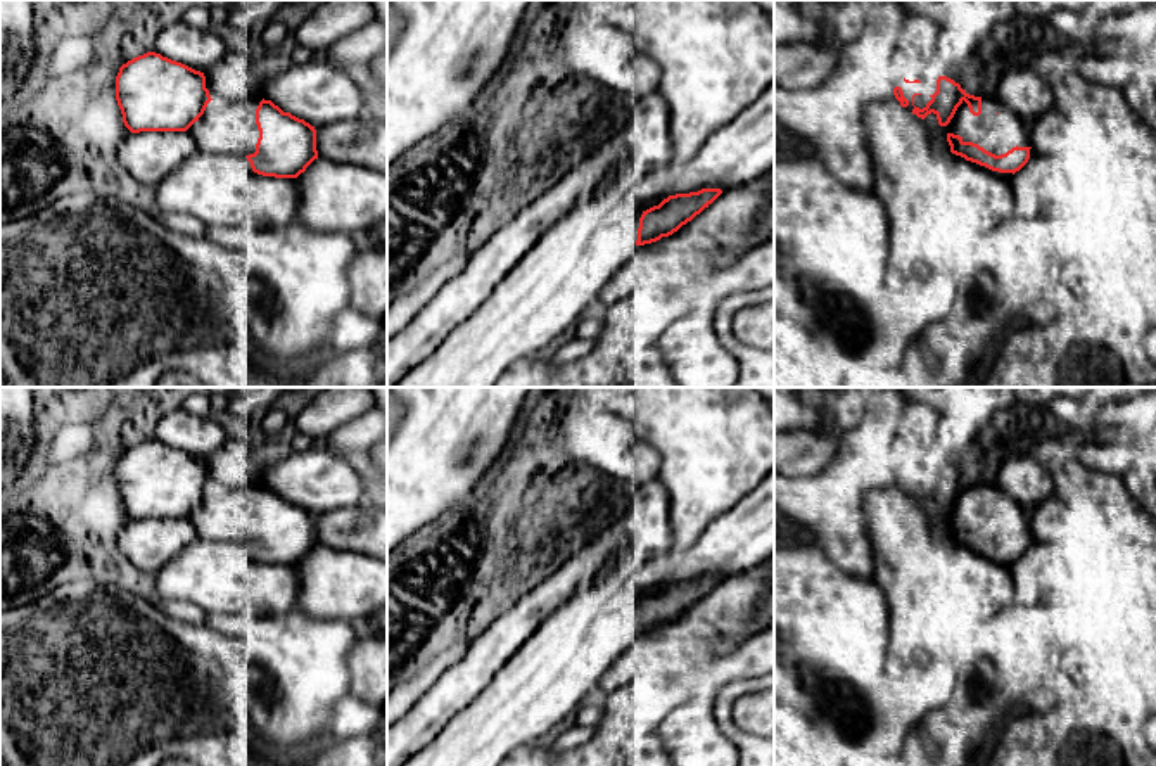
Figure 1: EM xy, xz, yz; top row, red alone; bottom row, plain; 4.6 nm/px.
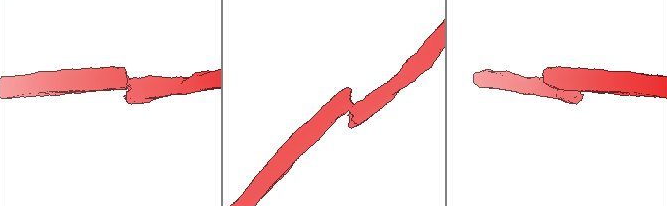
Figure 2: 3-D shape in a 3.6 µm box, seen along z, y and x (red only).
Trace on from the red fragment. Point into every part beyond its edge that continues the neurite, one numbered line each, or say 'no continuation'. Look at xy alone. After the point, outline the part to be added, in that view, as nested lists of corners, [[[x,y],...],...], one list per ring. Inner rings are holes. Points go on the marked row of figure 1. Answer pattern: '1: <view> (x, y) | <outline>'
no continuation

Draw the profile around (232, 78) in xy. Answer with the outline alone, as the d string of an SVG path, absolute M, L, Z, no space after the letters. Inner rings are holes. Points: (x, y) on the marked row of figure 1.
M228 52L216 66L204 71L213 100L245 100L256 95L252 61L247 54Z

